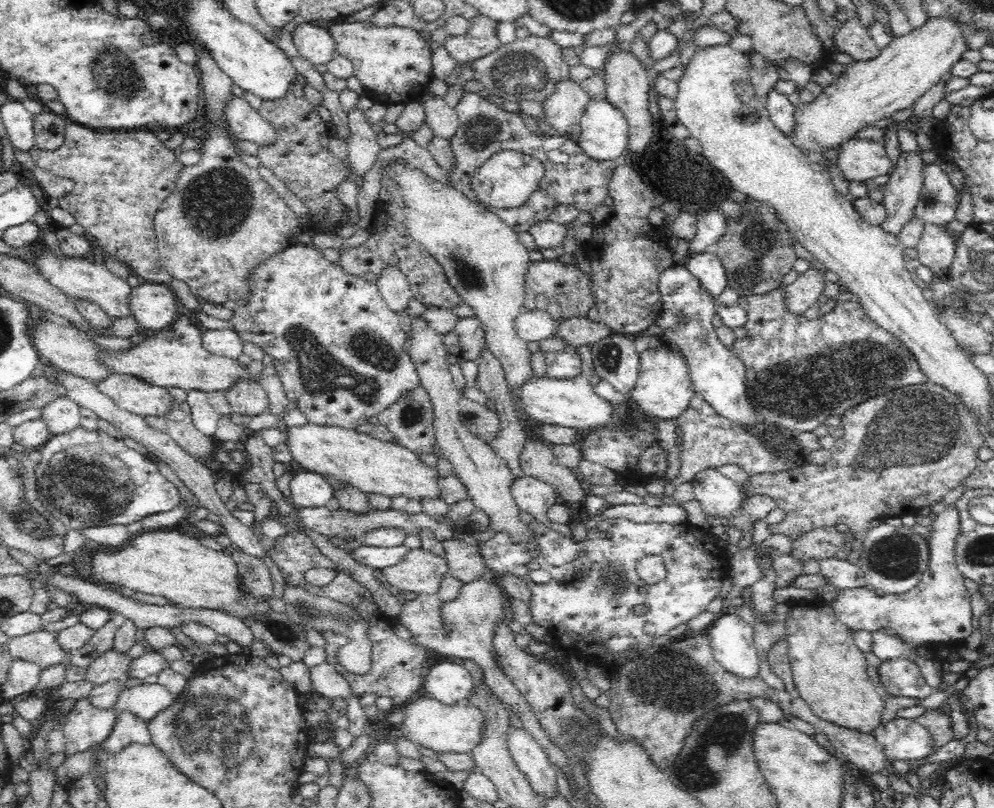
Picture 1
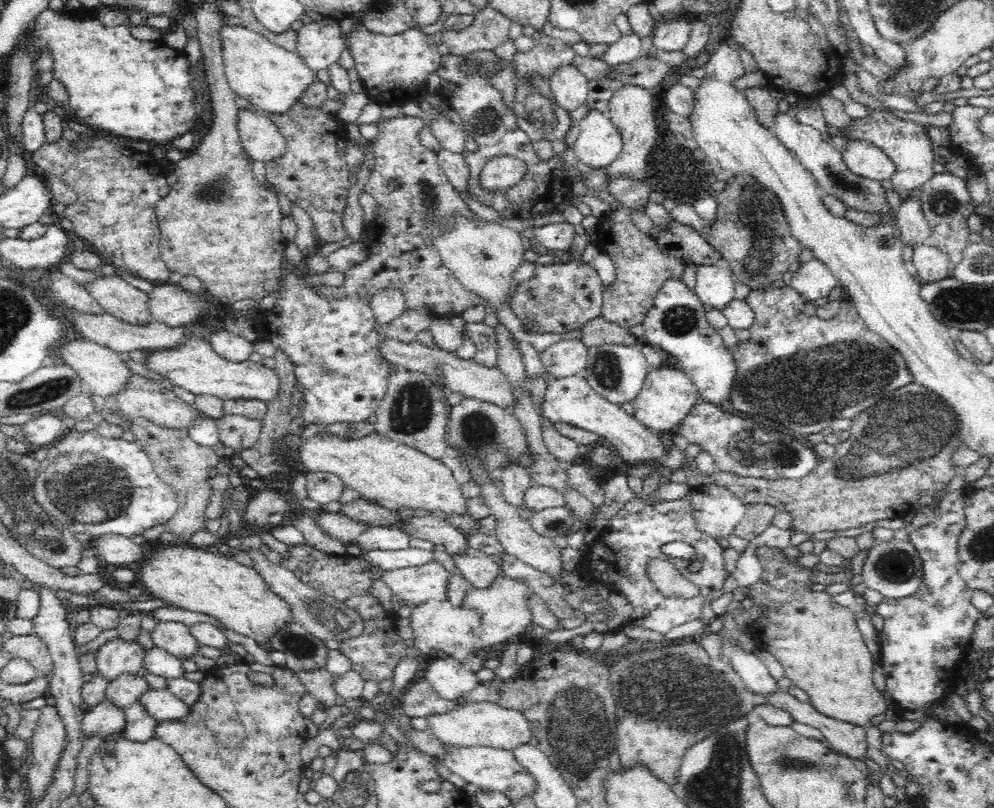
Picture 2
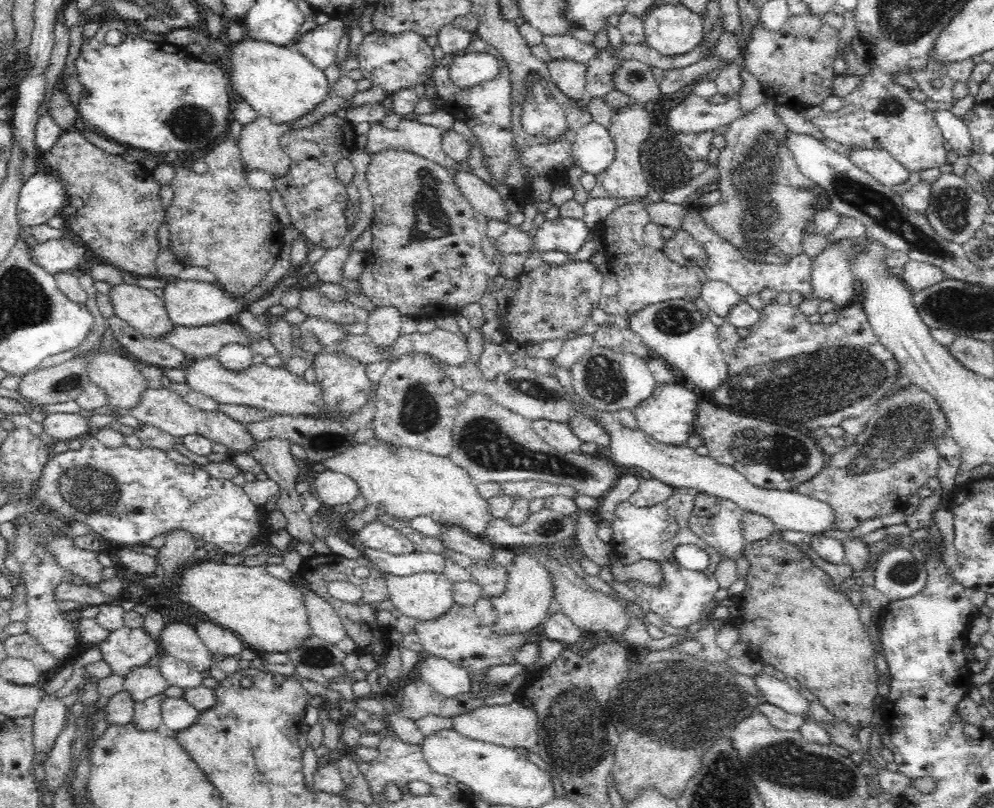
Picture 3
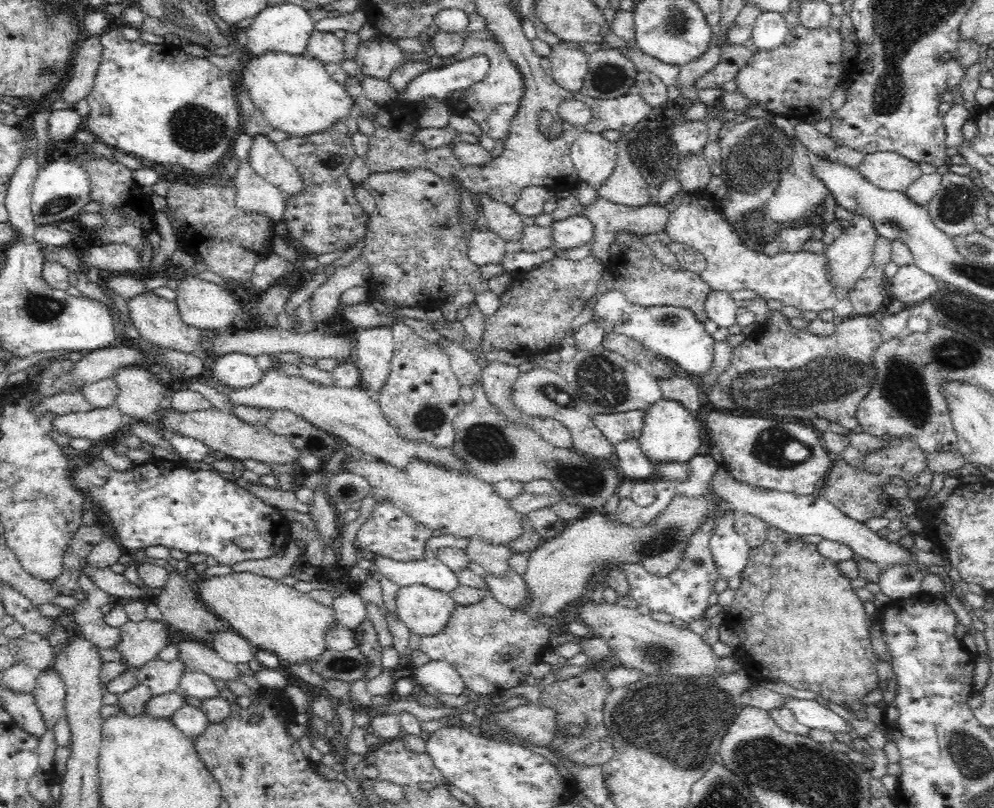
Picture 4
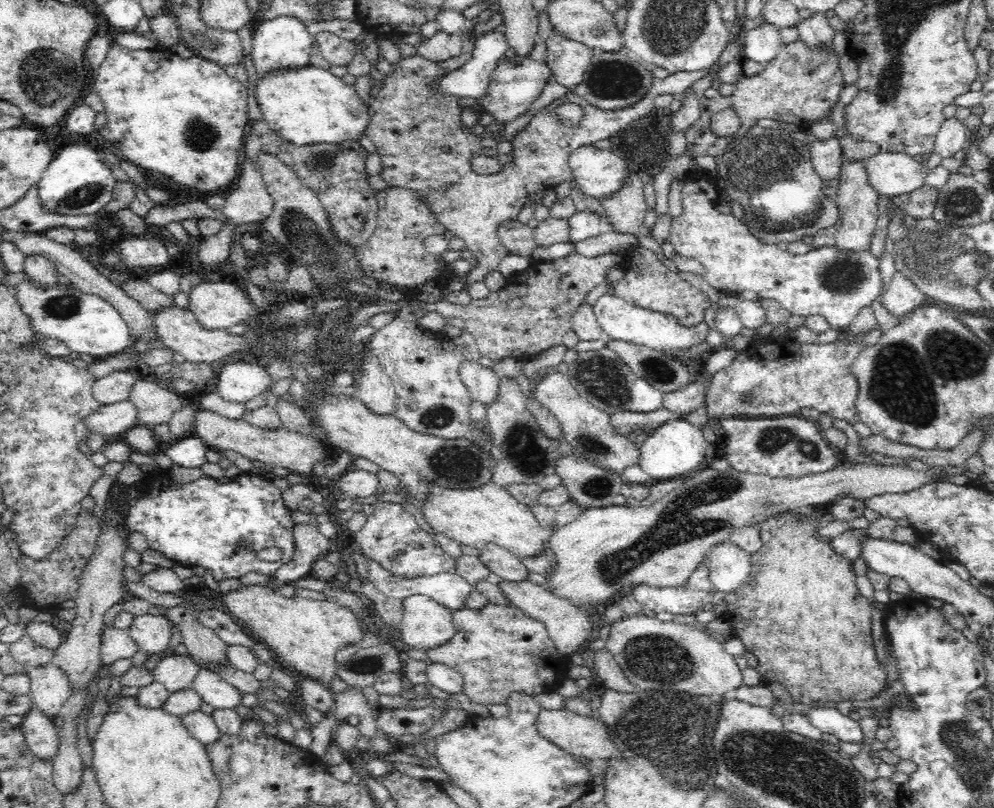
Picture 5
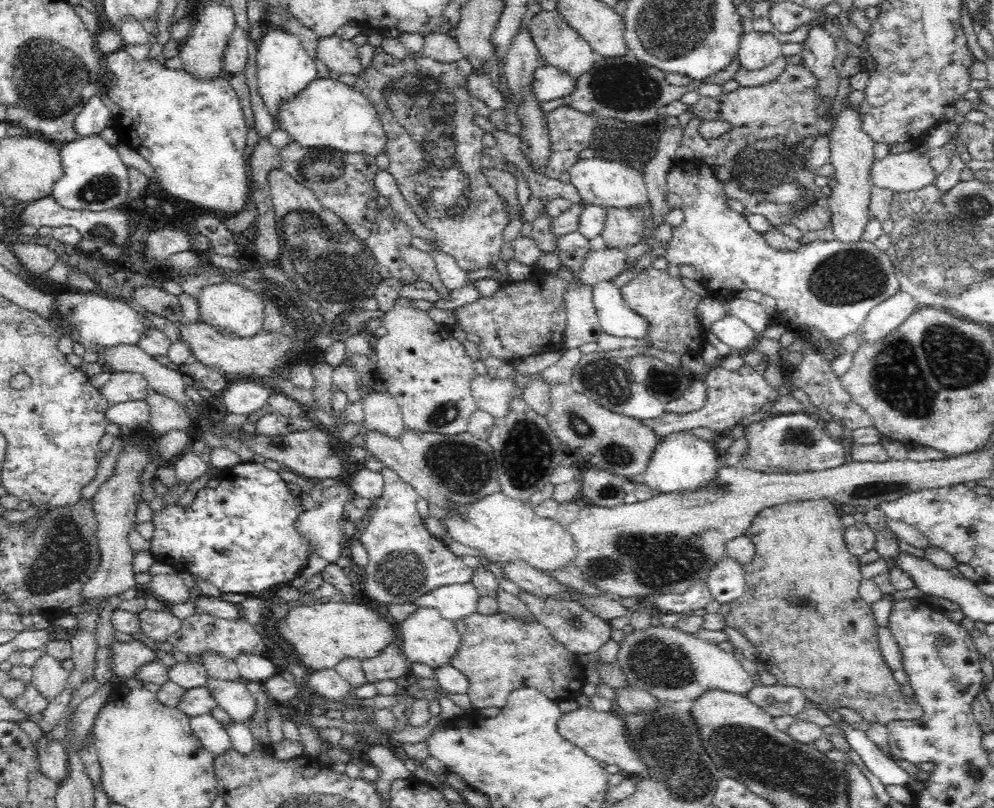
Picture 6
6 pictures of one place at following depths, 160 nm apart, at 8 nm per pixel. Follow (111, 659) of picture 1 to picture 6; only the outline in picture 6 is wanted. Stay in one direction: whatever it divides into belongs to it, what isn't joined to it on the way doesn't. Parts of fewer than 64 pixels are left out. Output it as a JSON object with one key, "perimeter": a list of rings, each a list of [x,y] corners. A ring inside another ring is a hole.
{"perimeter":[[[144,609],[139,613],[139,618],[140,631],[154,643],[166,643],[182,626],[182,621],[172,611]]]}

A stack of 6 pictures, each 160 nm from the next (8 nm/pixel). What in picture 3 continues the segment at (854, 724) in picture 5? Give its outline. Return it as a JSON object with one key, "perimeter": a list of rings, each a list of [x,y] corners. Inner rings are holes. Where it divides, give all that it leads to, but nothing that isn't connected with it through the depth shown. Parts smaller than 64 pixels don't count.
{"perimeter":[[[760,673],[756,674],[754,681],[760,693],[766,697],[767,703],[774,704],[790,714],[796,714],[803,720],[807,720],[805,714],[810,713],[809,702],[800,695],[800,692],[793,689],[791,684],[784,680],[784,677],[776,673],[773,676]]]}

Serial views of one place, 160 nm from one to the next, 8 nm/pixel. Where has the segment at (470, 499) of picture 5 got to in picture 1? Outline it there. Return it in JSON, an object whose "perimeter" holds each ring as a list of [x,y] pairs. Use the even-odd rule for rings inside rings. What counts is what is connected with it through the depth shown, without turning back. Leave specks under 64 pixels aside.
{"perimeter":[[[307,423],[305,426],[290,426],[285,433],[285,444],[291,457],[302,469],[330,475],[343,483],[355,486],[362,492],[384,494],[395,499],[406,496],[408,503],[417,508],[419,500],[439,498],[438,479],[435,467],[424,465],[417,456],[404,445],[385,442],[368,434],[347,430],[338,426],[322,426]]]}

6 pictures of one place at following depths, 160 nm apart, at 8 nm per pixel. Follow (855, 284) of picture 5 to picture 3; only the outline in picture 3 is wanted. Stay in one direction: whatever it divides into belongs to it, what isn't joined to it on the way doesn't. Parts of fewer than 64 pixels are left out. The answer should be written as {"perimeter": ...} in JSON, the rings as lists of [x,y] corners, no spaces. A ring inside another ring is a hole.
{"perimeter":[[[689,206],[687,214],[683,219],[681,230],[684,230],[706,249],[709,256],[709,264],[703,269],[707,273],[709,280],[715,282],[724,282],[728,284],[740,296],[752,296],[760,294],[765,289],[775,290],[778,293],[798,292],[803,300],[816,299],[812,293],[812,284],[810,283],[810,272],[812,272],[813,259],[806,256],[803,252],[798,256],[792,256],[784,264],[766,264],[765,262],[754,262],[741,255],[741,252],[729,242],[726,242],[714,229],[704,223],[702,219],[702,210],[700,208]]]}

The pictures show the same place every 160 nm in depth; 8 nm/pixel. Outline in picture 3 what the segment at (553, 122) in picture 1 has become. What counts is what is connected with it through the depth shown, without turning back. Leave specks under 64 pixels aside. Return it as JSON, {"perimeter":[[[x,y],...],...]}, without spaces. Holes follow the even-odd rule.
{"perimeter":[[[574,60],[547,62],[552,82],[572,100],[580,100],[586,90],[586,63]]]}

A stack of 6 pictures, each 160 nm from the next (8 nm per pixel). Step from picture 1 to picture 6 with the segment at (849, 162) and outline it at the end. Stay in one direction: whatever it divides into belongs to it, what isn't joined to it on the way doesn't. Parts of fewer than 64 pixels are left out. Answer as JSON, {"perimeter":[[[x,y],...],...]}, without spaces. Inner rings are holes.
{"perimeter":[[[915,151],[901,154],[888,154],[882,160],[875,160],[871,167],[871,183],[873,187],[890,189],[893,193],[918,191],[935,182],[936,175],[930,165],[929,154],[918,154]]]}

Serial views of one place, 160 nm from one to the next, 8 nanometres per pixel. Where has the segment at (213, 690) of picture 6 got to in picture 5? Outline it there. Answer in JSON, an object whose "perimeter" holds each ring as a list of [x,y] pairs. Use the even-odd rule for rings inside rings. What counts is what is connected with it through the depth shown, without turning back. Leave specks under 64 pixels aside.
{"perimeter":[[[200,668],[191,688],[200,695],[203,702],[210,704],[214,709],[236,710],[242,705],[244,694],[209,669]]]}

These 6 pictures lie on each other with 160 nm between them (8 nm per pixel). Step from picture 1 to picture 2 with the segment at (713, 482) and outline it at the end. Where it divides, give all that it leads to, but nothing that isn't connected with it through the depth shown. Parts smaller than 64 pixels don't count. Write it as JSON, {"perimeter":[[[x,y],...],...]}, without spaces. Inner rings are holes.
{"perimeter":[[[718,484],[691,487],[692,517],[698,530],[712,538],[726,538],[745,515],[745,504],[732,491]]]}

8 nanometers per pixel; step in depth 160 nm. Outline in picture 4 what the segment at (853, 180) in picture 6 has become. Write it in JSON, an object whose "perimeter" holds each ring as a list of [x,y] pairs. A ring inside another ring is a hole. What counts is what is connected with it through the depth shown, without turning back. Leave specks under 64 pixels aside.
{"perimeter":[[[855,216],[851,228],[825,247],[830,283],[852,291],[873,259],[879,234],[872,219]]]}

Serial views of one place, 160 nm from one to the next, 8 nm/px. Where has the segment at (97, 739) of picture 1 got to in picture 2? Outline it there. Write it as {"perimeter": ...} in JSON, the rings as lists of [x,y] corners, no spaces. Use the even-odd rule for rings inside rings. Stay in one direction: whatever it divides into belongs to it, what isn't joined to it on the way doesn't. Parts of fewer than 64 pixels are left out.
{"perimeter":[[[108,699],[88,707],[81,720],[82,734],[104,738],[110,734],[123,732],[125,728],[124,710],[114,706]]]}

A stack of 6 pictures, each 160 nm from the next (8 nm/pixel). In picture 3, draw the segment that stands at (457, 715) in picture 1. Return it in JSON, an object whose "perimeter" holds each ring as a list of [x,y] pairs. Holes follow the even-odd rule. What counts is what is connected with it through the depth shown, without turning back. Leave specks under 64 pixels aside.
{"perimeter":[[[517,700],[504,706],[482,705],[451,719],[453,729],[458,734],[470,737],[472,740],[486,741],[506,748],[532,749],[539,740],[543,739],[543,733],[537,729],[538,721],[534,709],[520,704]]]}

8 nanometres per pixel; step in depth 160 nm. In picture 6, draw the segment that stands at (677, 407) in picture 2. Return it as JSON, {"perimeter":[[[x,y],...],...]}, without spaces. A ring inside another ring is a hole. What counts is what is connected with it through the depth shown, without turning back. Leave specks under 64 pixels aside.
{"perimeter":[[[674,432],[661,437],[652,453],[650,462],[643,472],[644,484],[656,493],[689,493],[705,487],[716,476],[719,452],[714,444],[699,439],[692,432]]]}

